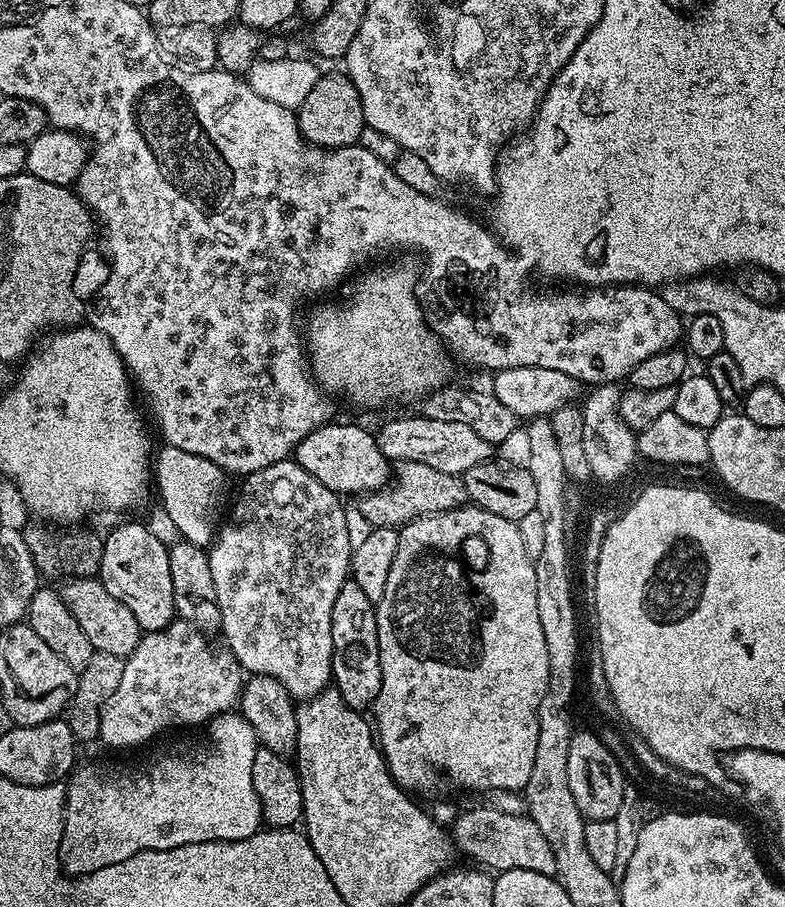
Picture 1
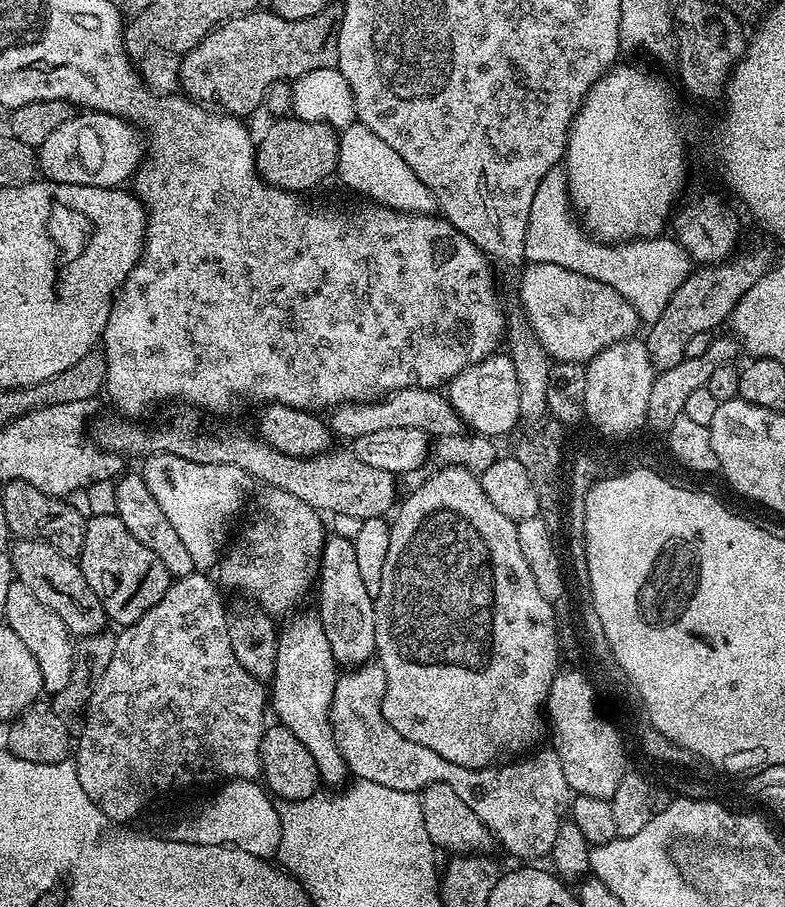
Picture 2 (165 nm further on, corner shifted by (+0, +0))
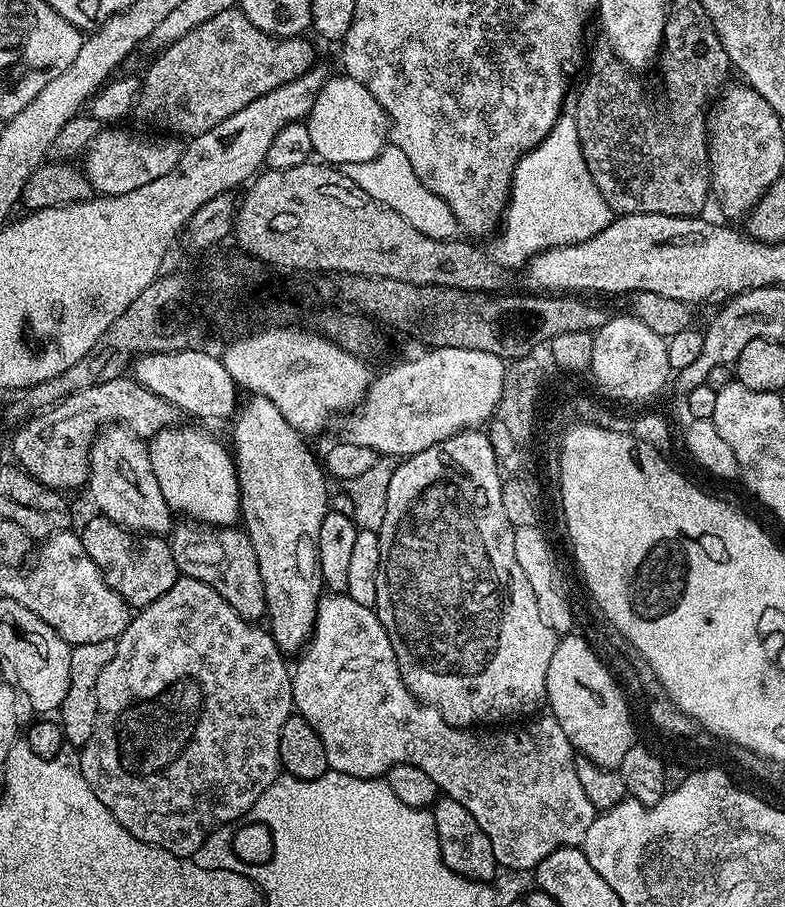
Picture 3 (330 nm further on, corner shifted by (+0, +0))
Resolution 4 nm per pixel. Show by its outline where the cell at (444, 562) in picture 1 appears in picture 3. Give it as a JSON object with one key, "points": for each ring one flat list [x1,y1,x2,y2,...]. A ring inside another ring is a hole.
{"points":[[480,430,455,432,450,438,401,459,397,464,400,465,393,470,392,477,388,480,388,489,384,492,384,517,380,520,380,528,378,527,380,565,374,611,390,638,390,646,394,646,394,658,398,658,402,682,421,705,439,708,446,722,455,728,471,729,473,726,495,725,492,724,495,720,516,722,519,721,516,720,519,716,535,717,541,711,539,708,545,707,548,698,546,670,550,670,550,658,554,658,558,633,550,630,546,622,542,622,542,614,538,614,538,602,534,602,534,590,530,590,530,582,526,582,526,574,522,574,522,566,518,566,518,558,514,558,514,529,506,518,506,509,502,507,502,471,491,442]]}

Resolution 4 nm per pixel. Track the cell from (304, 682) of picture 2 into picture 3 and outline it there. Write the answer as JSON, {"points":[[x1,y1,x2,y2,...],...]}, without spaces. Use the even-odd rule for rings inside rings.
{"points":[[249,395,247,399,245,404,243,401,237,407,236,415,231,421,232,444,230,443,240,487,242,528,254,546,261,570,267,627,281,652,296,654,308,643,308,637,316,626,316,607,322,595,318,530,322,530,322,518,330,510,330,480,318,456,308,449,309,441,296,432,294,426,286,422,286,418,282,418,278,406,274,406,270,398]]}

